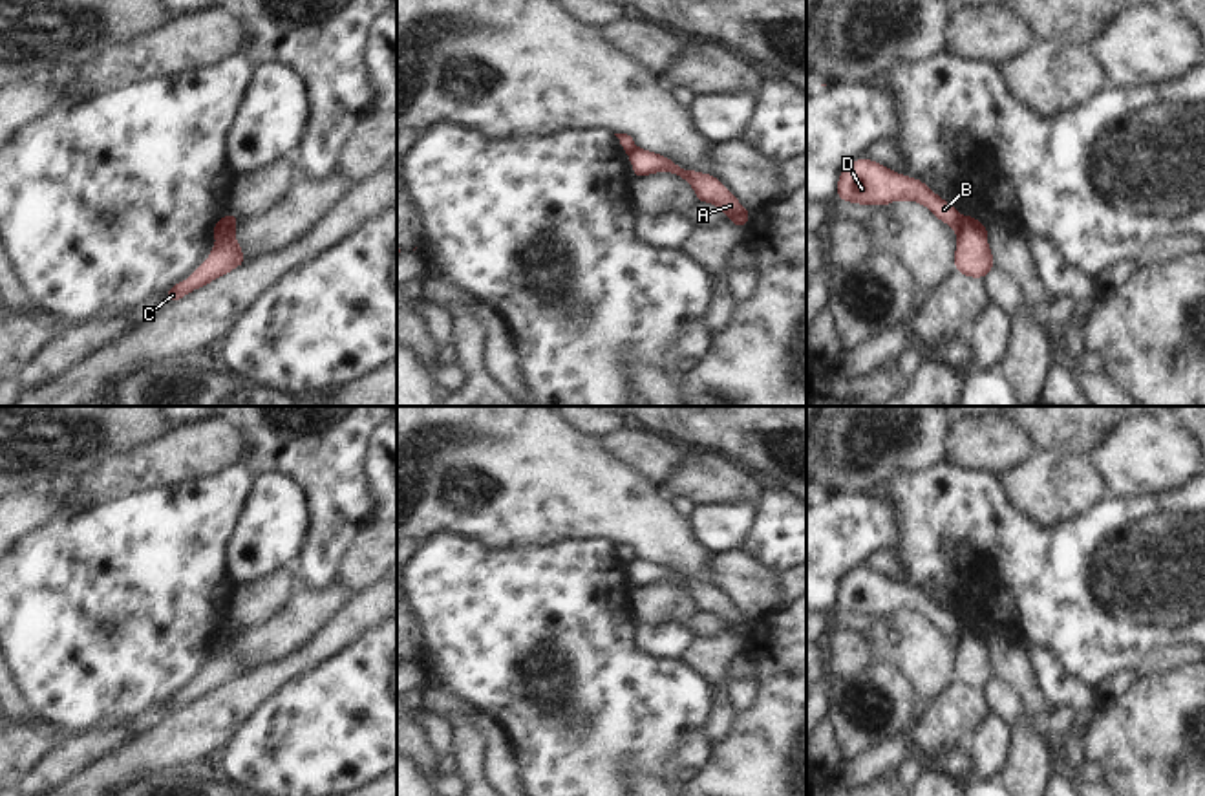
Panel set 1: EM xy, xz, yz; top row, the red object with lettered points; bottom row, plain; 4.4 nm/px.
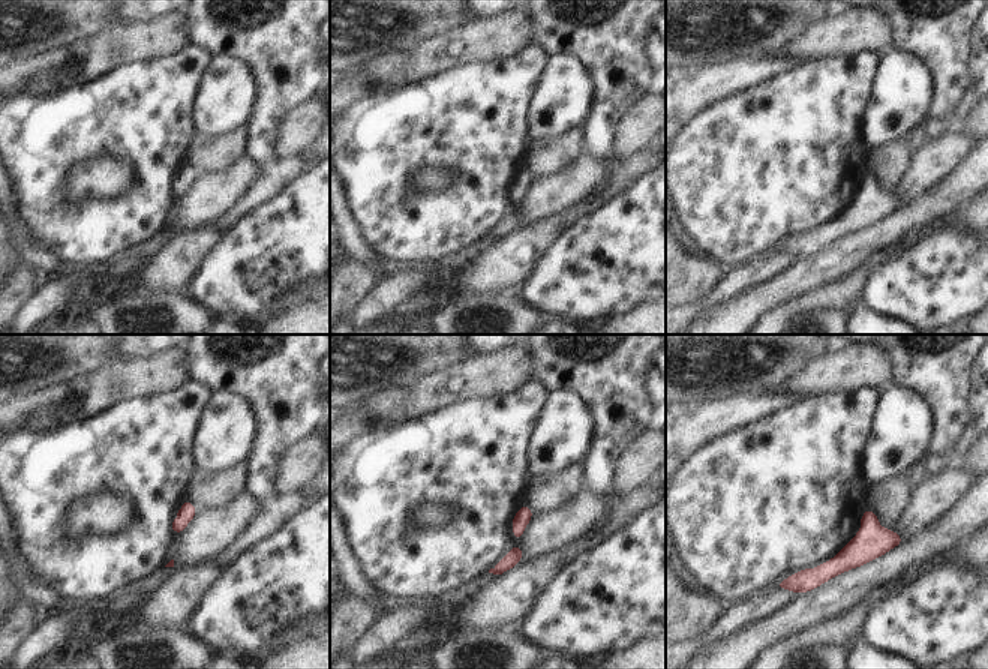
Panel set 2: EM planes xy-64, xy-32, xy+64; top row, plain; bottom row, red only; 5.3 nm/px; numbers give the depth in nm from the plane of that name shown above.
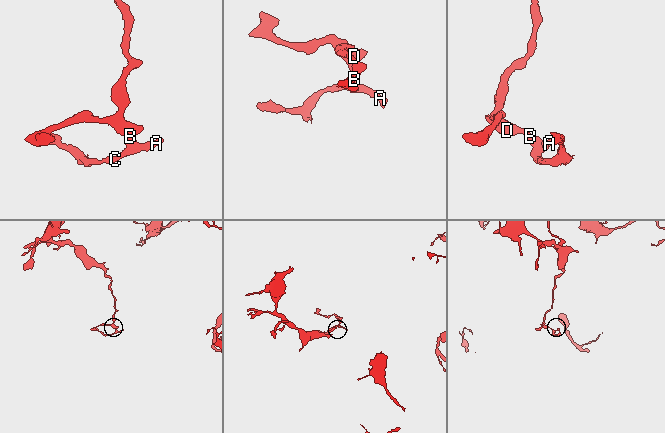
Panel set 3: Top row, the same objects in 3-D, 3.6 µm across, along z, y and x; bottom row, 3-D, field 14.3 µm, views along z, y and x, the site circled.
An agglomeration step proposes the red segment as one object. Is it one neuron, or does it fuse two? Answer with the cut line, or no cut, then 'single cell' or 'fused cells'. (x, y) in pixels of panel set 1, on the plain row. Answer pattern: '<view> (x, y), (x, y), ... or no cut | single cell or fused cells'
xy (231, 624), (227, 645), (218, 656) | fused cells

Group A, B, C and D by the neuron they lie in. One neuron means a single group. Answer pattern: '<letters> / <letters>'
A C / B D

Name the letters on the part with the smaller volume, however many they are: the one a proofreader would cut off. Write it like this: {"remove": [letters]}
{"remove": ["A", "C"]}

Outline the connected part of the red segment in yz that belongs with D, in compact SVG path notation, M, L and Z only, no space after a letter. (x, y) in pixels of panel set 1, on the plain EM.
M859 567L841 580L836 609L856 615L880 615L883 619L894 609L918 611L940 631L947 633L956 646L960 644L960 624L953 613L936 606L923 589L898 584L869 567Z

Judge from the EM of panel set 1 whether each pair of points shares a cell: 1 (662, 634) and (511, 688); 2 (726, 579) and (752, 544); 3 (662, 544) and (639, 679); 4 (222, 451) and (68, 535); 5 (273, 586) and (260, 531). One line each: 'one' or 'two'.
1: two
2: two
3: two
4: two
5: two

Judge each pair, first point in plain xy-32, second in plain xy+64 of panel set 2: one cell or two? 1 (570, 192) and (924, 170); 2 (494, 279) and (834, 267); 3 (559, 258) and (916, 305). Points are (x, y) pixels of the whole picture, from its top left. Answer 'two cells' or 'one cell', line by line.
1: one cell
2: one cell
3: one cell

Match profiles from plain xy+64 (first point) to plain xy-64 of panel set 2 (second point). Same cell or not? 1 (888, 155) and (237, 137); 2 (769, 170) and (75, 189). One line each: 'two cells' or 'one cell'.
1: one cell
2: two cells

